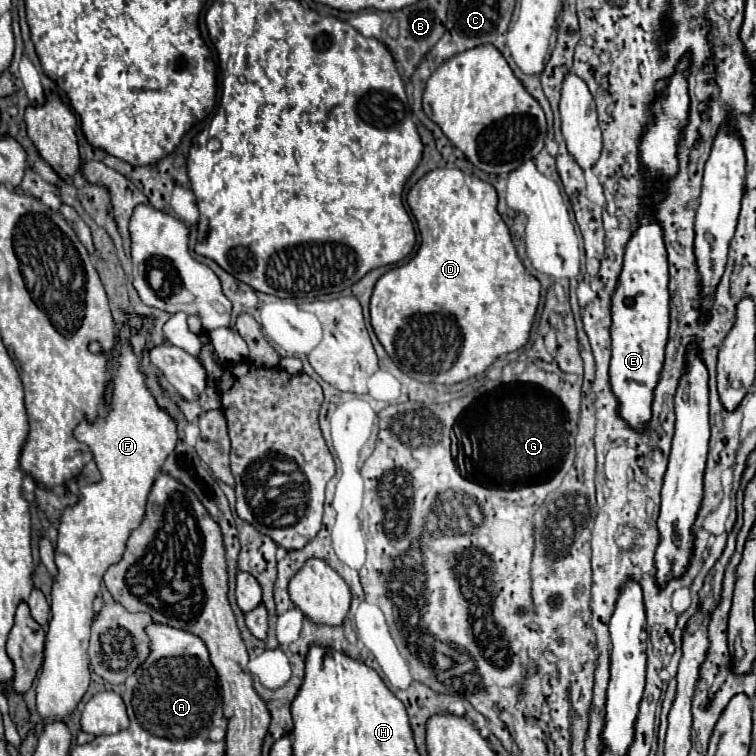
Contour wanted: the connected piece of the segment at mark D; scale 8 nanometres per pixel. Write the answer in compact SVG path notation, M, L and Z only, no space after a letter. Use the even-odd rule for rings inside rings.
M434 169L430 173L426 173L410 191L408 191L408 205L416 217L416 223L418 223L418 229L420 229L420 237L422 237L422 243L420 243L420 249L418 253L404 265L400 267L394 267L390 269L388 273L382 275L382 279L378 279L376 287L374 287L374 293L372 293L372 301L370 301L370 317L372 317L372 327L374 327L374 333L378 335L380 343L384 345L384 349L388 351L388 355L392 357L392 361L404 371L408 373L410 377L418 379L418 381L424 381L424 383L442 383L442 385L452 385L452 383L458 383L458 381L464 381L464 379L470 379L482 371L486 371L500 355L506 355L506 353L512 353L512 351L518 351L522 349L526 343L528 343L528 337L530 337L530 329L532 329L532 323L534 323L534 315L536 315L536 307L538 307L538 301L540 301L540 283L534 275L530 275L522 261L518 259L516 255L516 247L512 243L512 237L510 237L510 231L506 227L506 223L502 221L502 217L498 215L498 209L496 209L496 203L498 203L498 197L496 197L496 189L478 179L478 177L472 177L472 175L466 175L462 173L460 169Z

